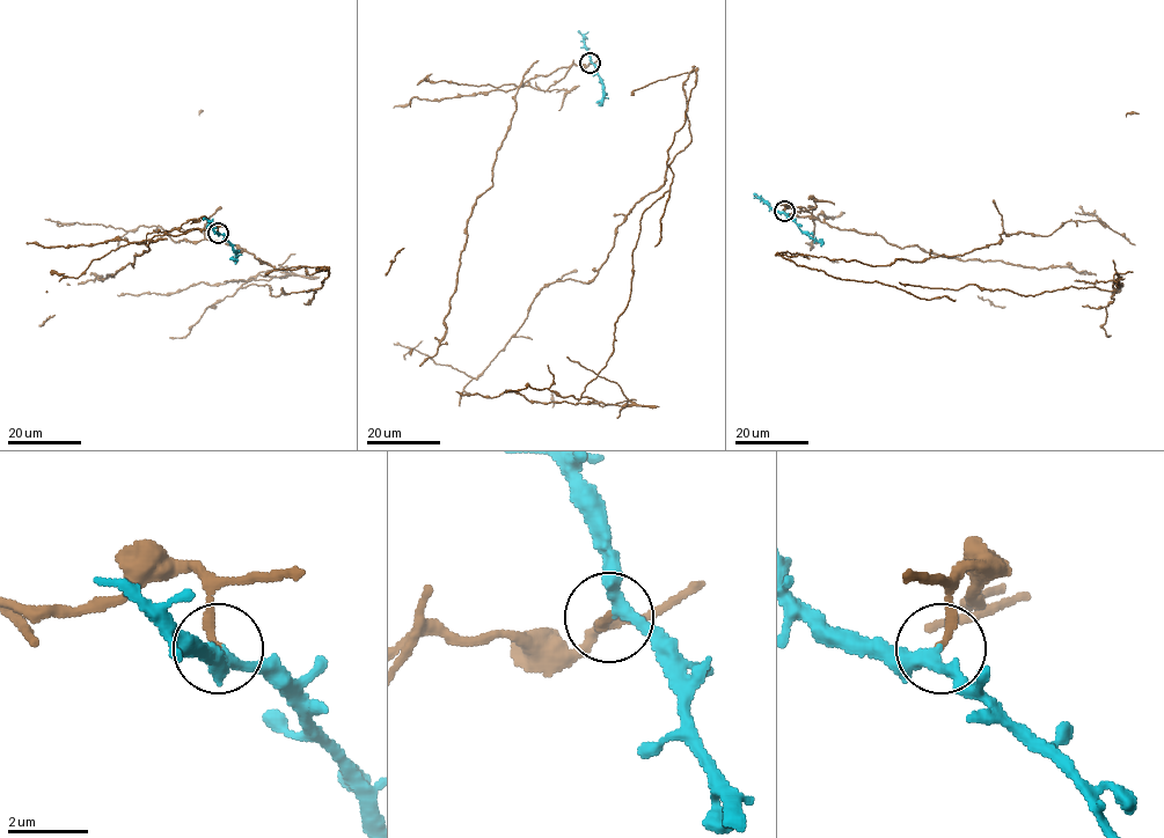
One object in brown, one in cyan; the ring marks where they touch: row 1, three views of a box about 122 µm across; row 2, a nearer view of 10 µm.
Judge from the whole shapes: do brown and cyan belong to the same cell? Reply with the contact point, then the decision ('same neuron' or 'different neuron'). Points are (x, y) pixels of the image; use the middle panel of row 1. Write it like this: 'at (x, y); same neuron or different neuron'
at (590, 63); different neuron

